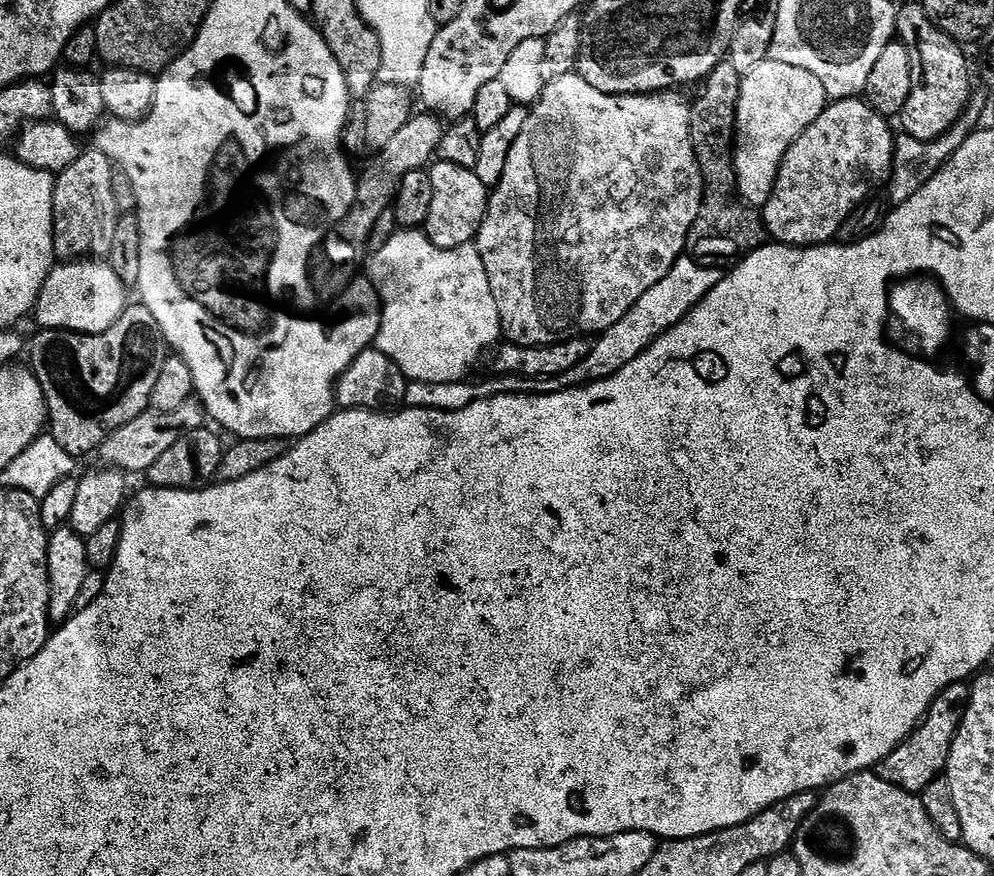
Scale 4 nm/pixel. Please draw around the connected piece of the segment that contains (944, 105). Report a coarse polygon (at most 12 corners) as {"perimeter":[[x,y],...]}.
{"perimeter":[[919,2],[897,11],[910,50],[903,135],[942,138],[974,94],[965,49]]}

